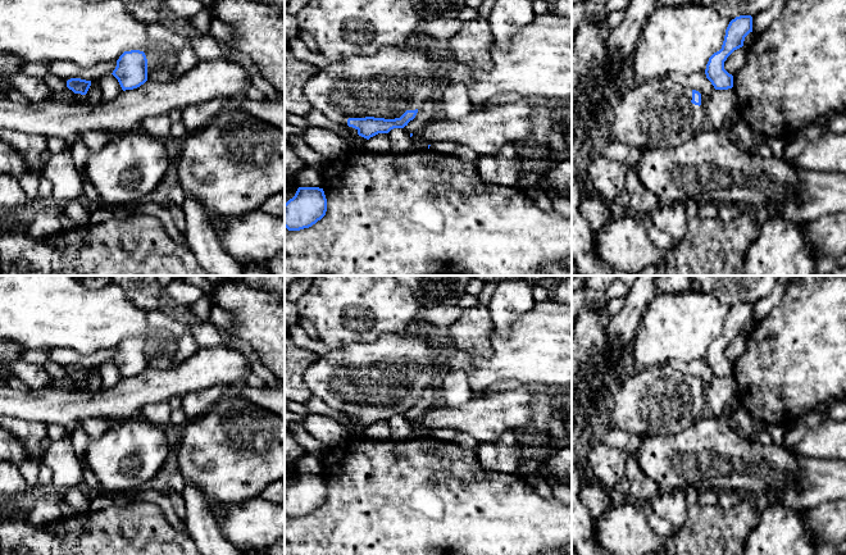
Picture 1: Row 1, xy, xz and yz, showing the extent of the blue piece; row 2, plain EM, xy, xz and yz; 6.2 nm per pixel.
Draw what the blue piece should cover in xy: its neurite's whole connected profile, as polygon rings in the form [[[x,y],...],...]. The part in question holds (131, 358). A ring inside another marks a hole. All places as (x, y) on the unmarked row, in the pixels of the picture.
[[[124,338],[112,360],[123,378],[140,374],[147,368],[147,346],[144,338]]]

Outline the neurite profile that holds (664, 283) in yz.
[[[655,276],[659,294],[691,291],[692,276]]]

